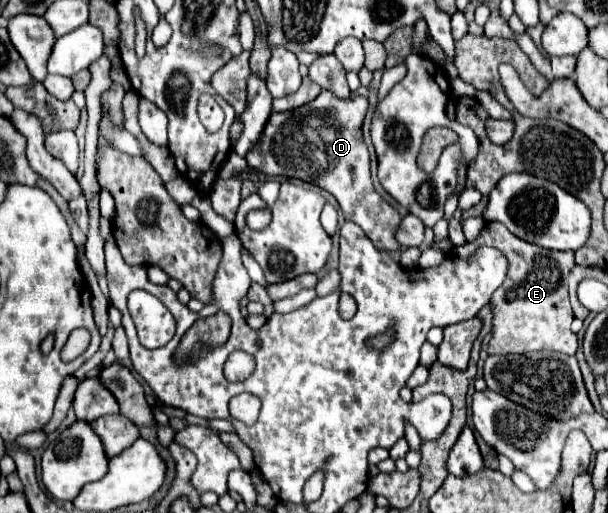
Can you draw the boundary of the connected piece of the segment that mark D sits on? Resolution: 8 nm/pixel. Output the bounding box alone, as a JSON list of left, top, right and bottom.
[247,90,401,252]

